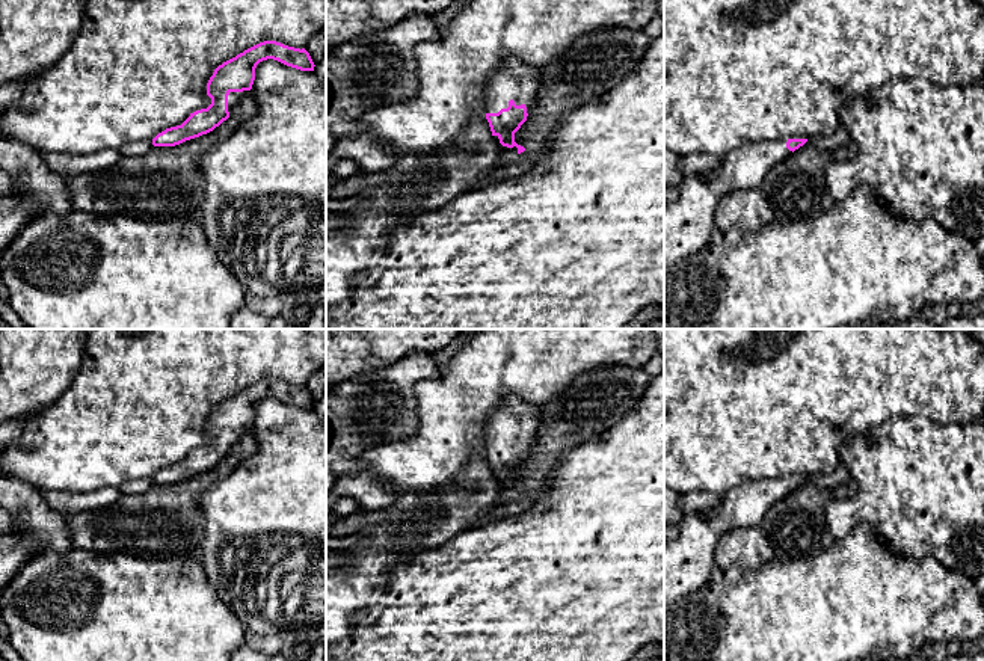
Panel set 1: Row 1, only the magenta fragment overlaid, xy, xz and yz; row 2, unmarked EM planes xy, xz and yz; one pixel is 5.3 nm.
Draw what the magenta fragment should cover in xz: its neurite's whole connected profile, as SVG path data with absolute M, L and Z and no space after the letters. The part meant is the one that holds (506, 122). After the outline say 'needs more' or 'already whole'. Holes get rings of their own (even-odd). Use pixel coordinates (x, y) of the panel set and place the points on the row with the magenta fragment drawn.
M515 59L487 74L486 119L492 136L497 136L503 146L516 146L518 154L525 148L515 142L515 133L527 121L537 88L536 69Z; needs more

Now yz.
M780 139L743 143L721 155L721 161L706 174L687 175L676 201L664 205L664 273L681 258L700 252L711 243L714 216L724 193L759 187L765 174L782 158L798 149L807 139Z; needs more

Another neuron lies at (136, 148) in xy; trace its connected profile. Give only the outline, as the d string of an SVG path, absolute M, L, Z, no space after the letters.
M133 140L122 145L118 151L122 157L142 157L152 148L152 140Z

